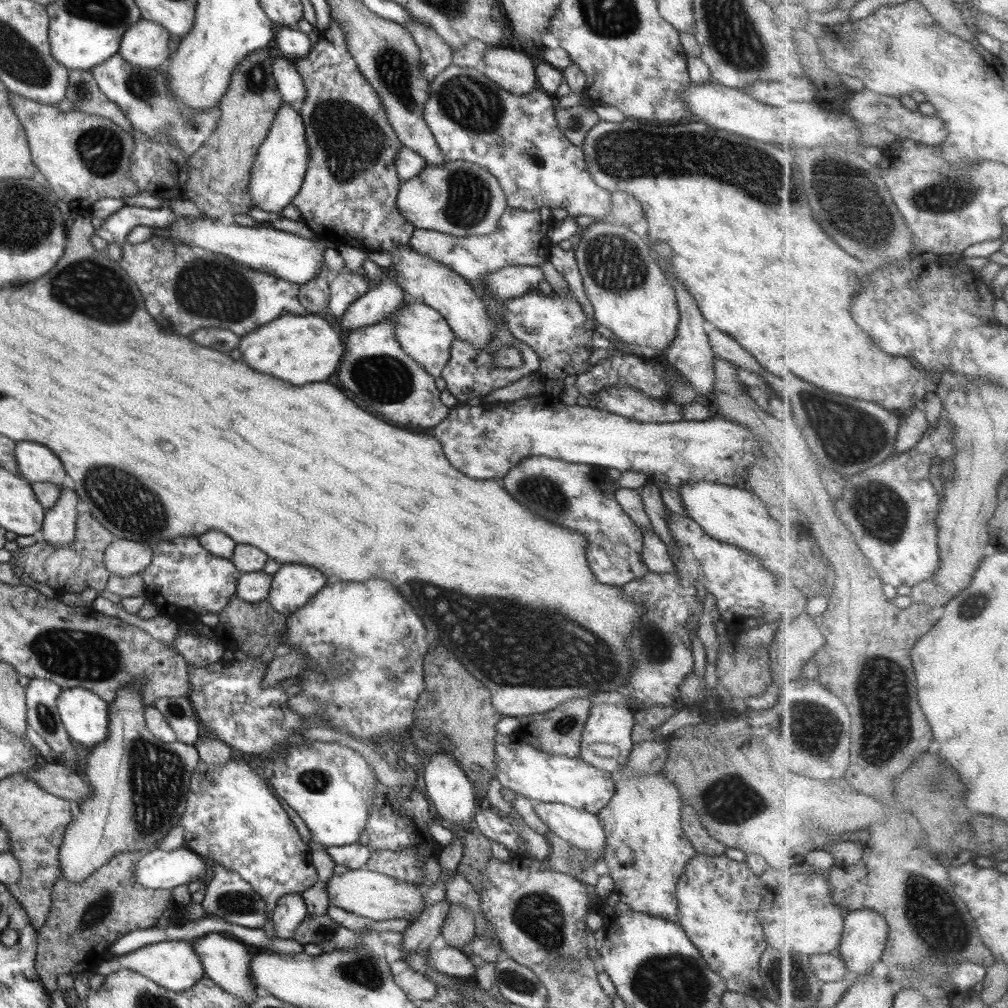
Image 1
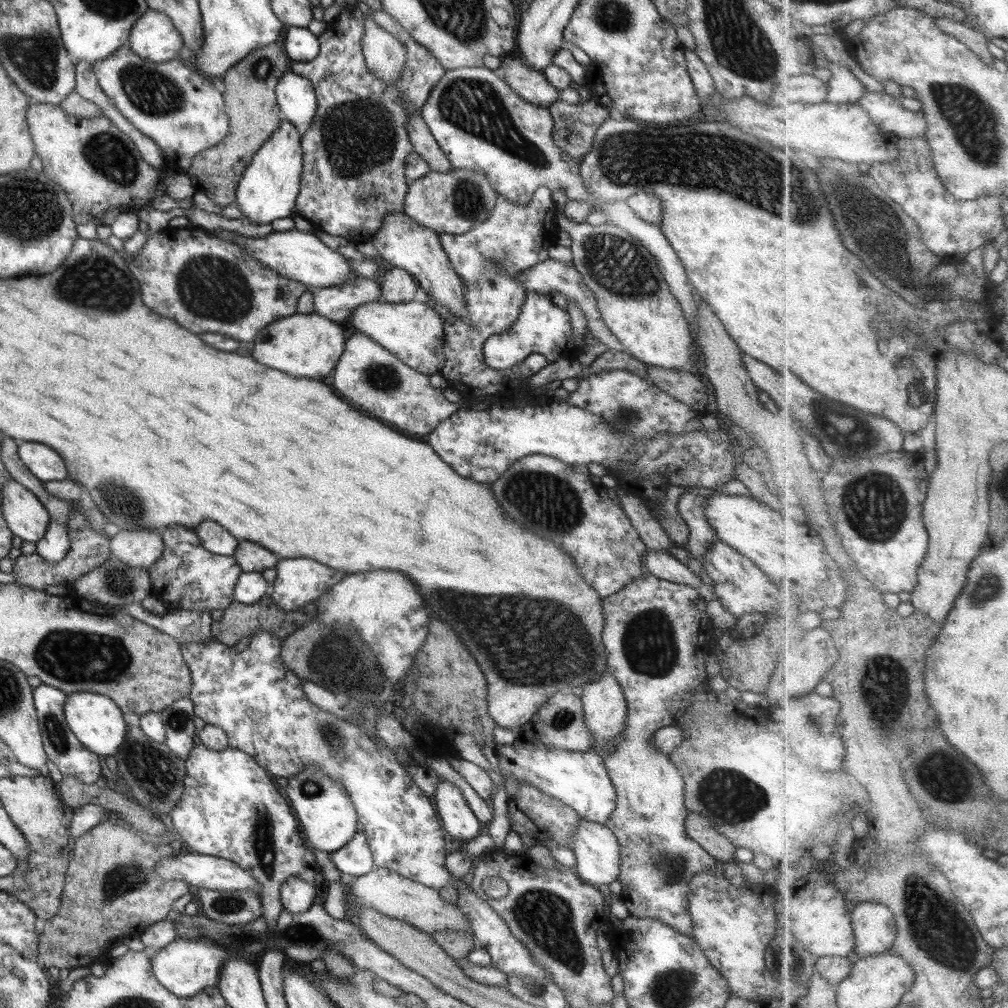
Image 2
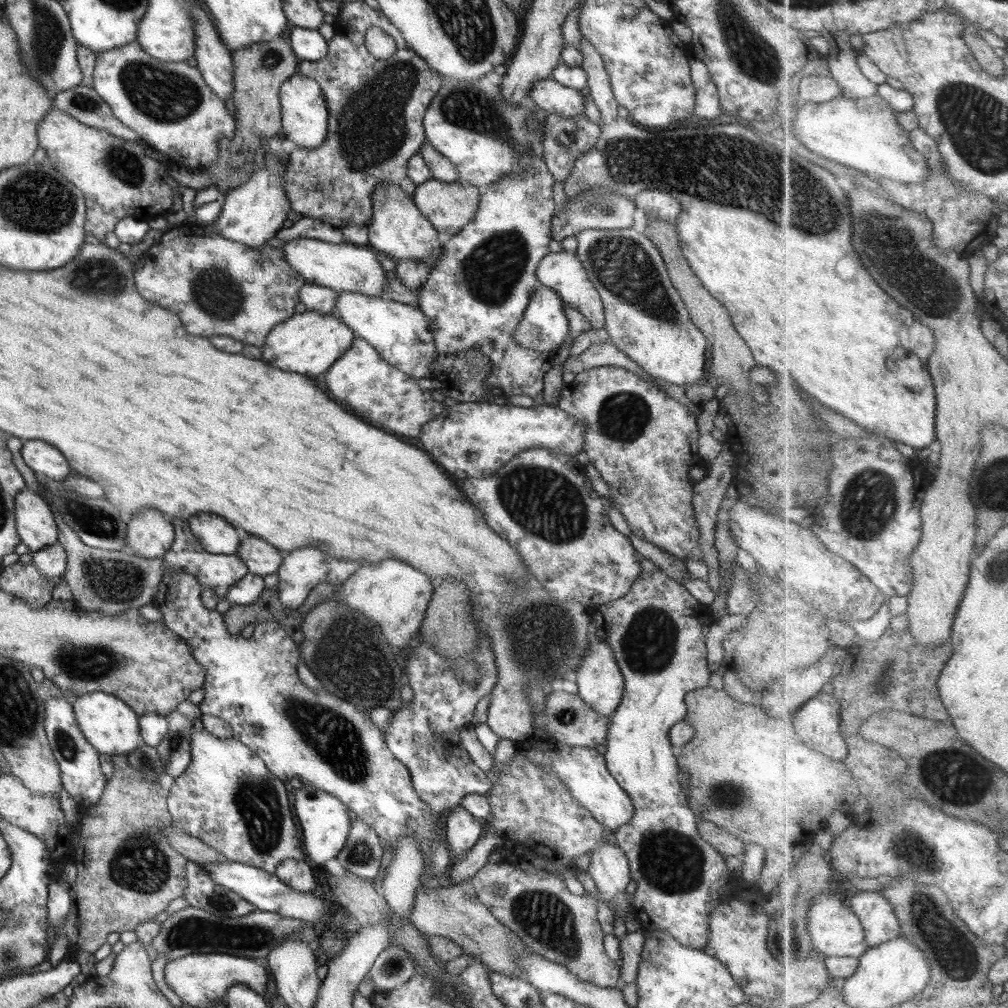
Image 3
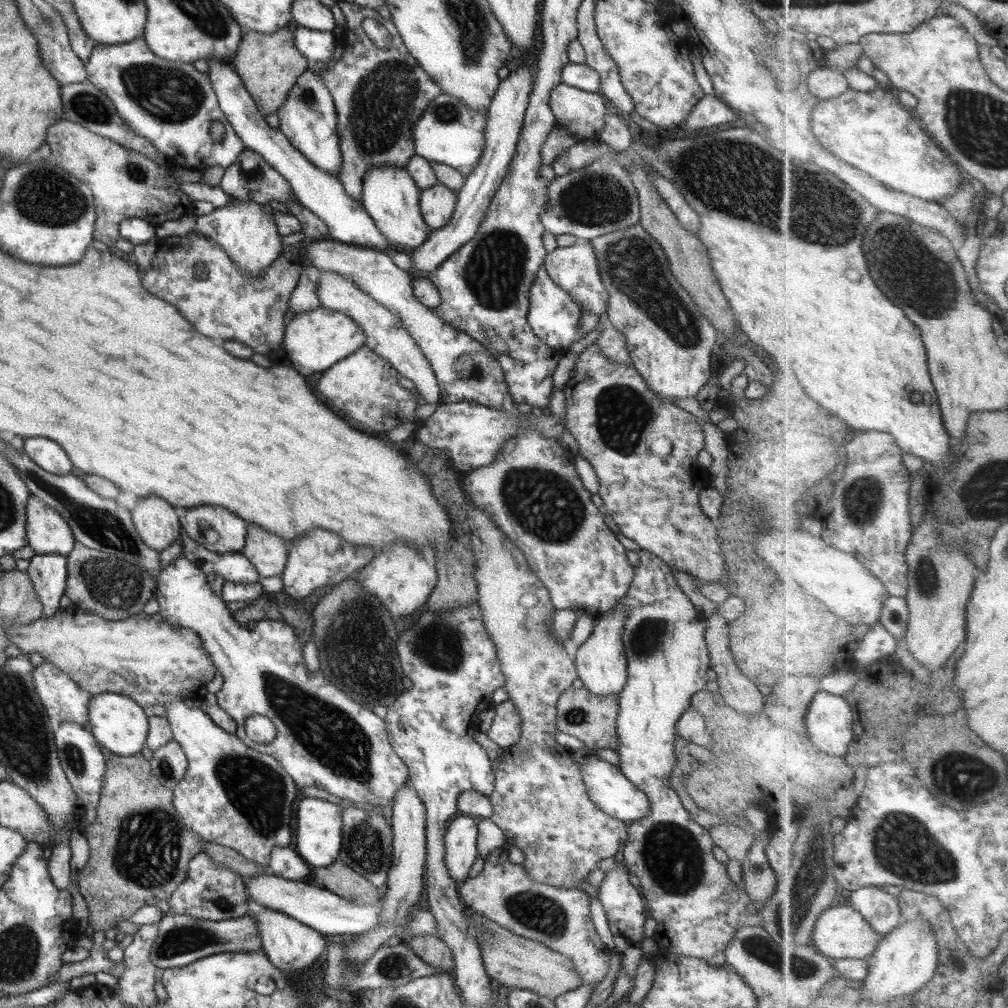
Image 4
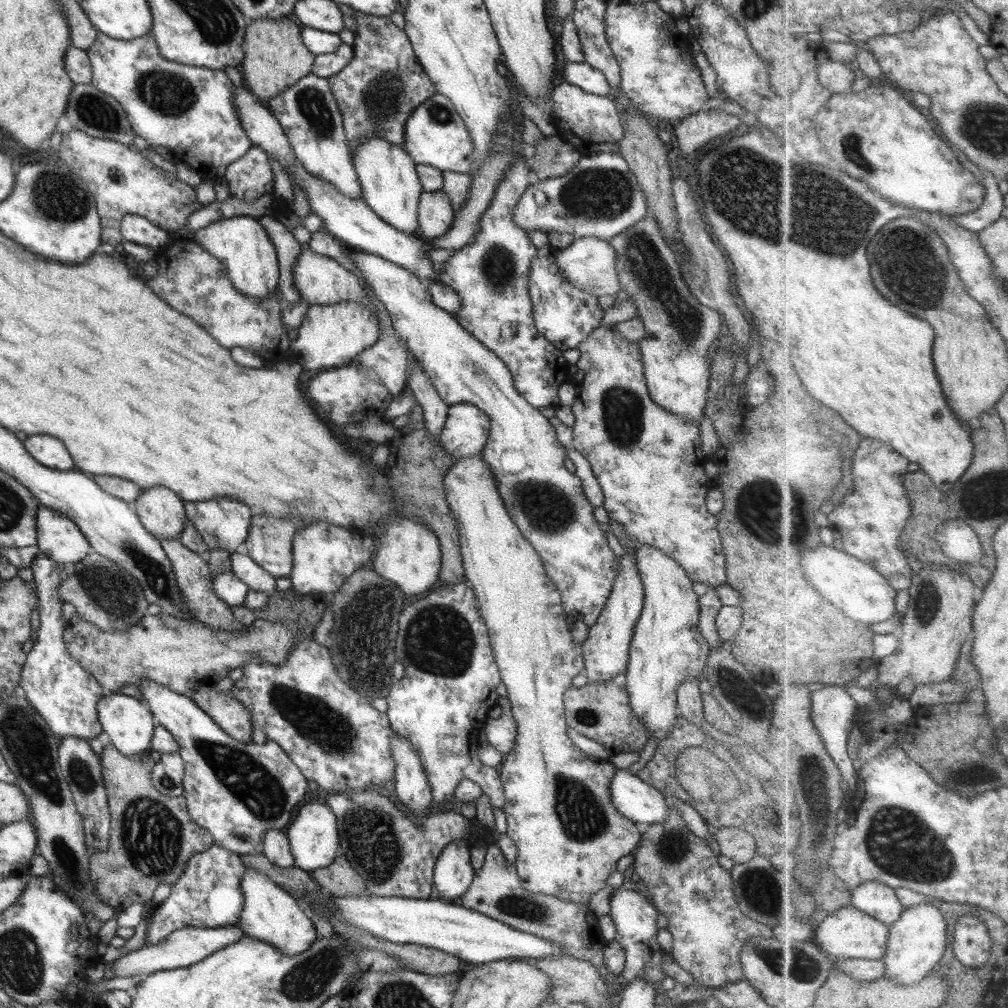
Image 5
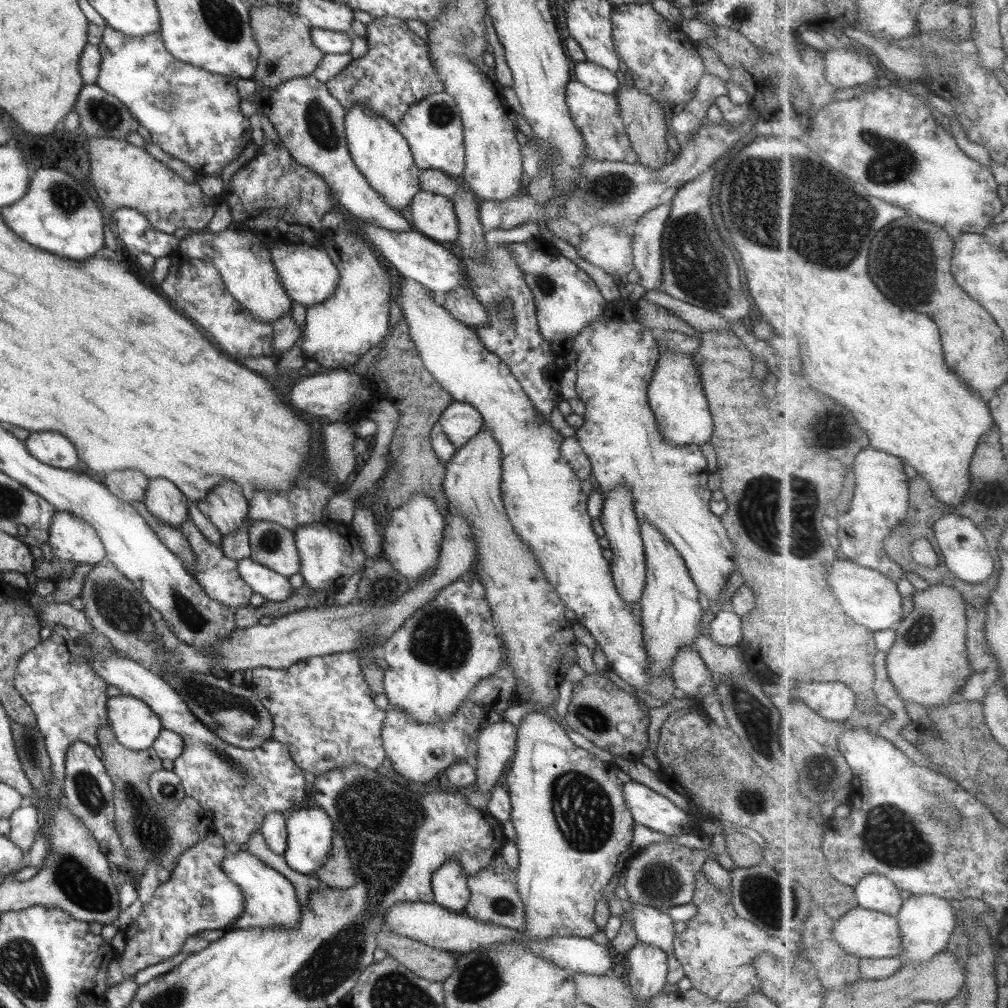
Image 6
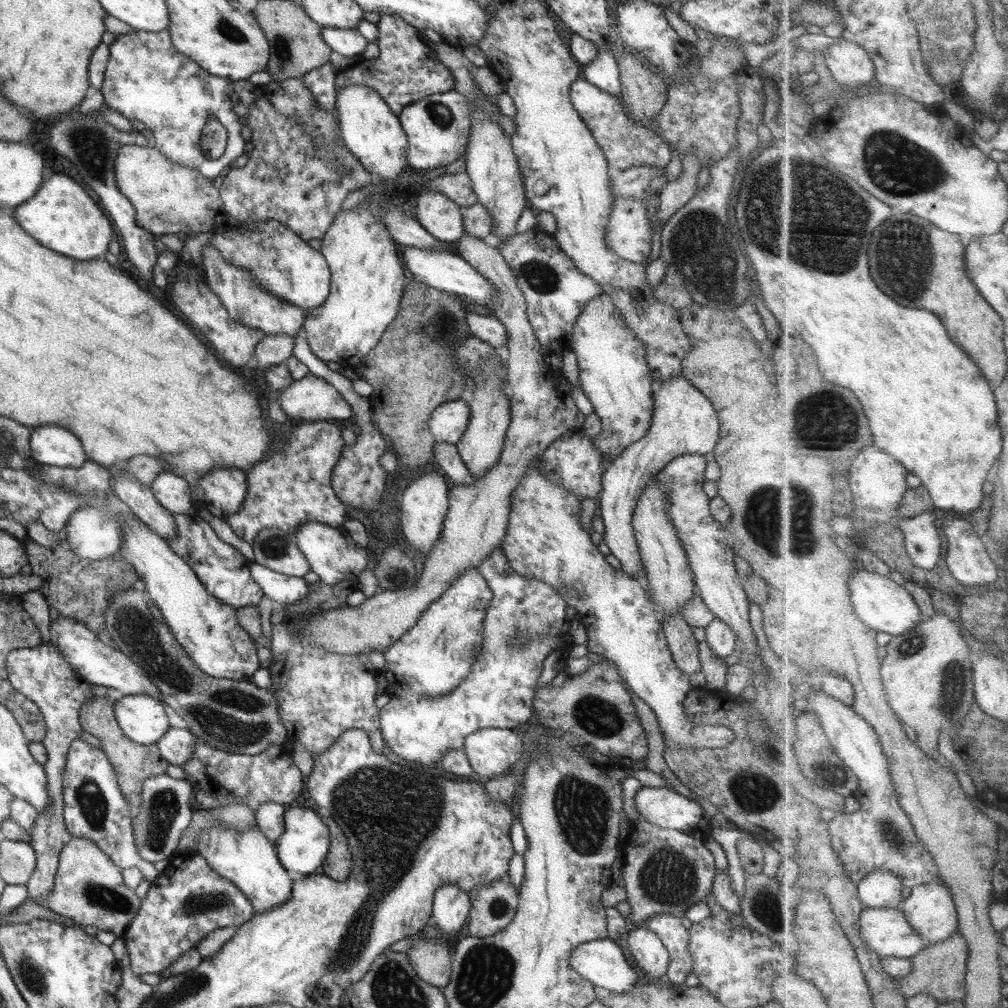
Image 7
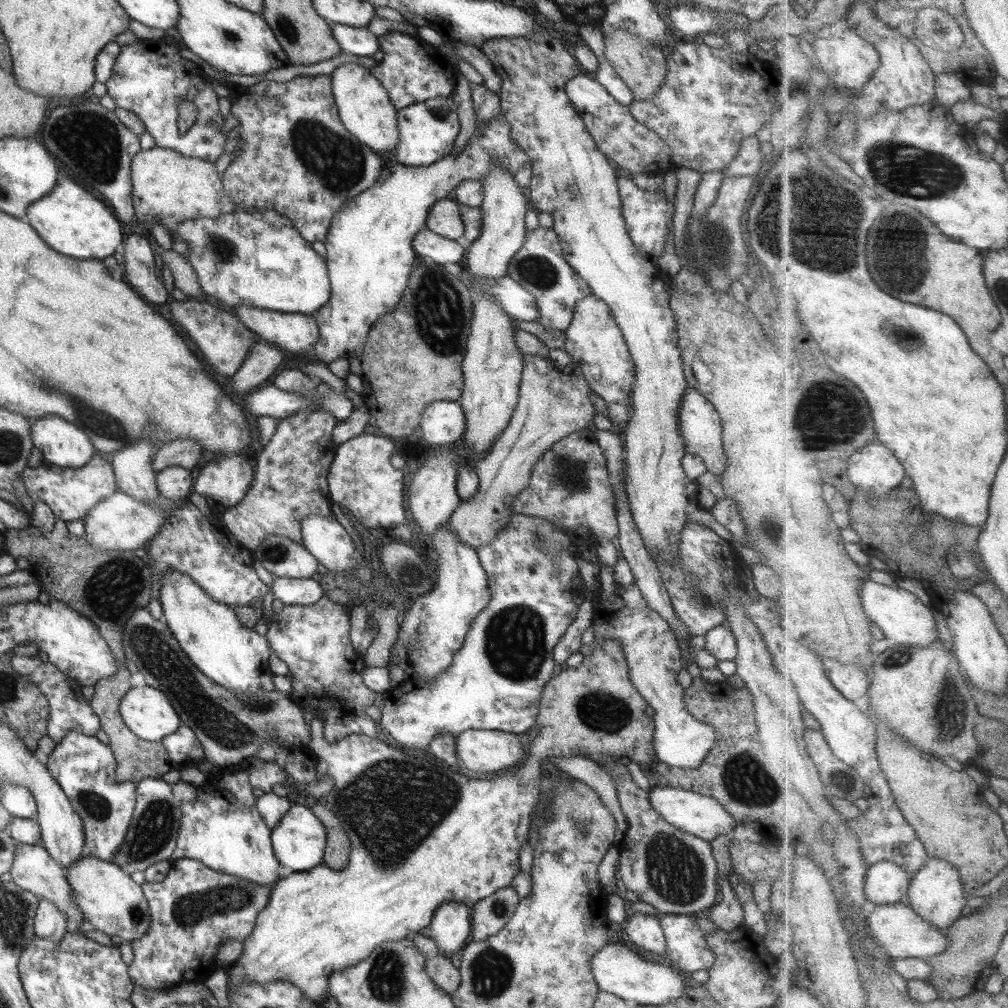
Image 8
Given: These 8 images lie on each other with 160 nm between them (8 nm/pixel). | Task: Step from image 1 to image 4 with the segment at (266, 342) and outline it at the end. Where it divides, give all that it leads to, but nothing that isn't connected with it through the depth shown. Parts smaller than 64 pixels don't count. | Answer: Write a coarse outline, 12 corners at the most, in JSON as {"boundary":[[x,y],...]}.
{"boundary":[[295,314],[277,356],[304,376],[366,346],[349,316]]}

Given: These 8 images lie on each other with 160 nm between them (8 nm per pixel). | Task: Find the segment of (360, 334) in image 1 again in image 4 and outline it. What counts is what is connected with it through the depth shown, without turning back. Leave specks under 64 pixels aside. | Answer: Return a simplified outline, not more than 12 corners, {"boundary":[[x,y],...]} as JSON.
{"boundary":[[369,347],[316,390],[358,428],[415,422],[414,391]]}

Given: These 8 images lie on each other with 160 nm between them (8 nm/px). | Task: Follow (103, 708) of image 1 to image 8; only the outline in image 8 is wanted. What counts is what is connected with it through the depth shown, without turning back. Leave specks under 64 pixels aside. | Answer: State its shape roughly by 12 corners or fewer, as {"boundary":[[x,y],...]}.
{"boundary":[[153,686],[132,687],[119,704],[142,740],[161,741],[182,724]]}

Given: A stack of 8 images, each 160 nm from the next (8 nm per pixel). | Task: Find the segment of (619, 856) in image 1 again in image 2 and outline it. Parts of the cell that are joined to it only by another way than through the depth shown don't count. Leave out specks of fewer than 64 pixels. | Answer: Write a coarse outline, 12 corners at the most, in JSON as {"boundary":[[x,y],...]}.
{"boundary":[[649,572],[602,601],[628,707],[603,757],[630,915],[692,926],[718,861],[651,740],[708,689],[715,618]]}

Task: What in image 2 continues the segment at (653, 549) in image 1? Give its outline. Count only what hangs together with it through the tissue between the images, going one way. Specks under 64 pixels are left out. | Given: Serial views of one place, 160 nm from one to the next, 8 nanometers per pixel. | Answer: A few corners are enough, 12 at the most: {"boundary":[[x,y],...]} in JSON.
{"boundary":[[648,549],[647,572],[698,590],[701,581],[668,551]]}

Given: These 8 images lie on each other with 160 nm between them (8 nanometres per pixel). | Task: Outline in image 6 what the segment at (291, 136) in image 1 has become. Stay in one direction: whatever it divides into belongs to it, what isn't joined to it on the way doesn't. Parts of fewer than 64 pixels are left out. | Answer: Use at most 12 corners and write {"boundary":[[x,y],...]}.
{"boundary":[[231,223],[176,251],[209,260],[256,321],[291,314],[266,242]]}

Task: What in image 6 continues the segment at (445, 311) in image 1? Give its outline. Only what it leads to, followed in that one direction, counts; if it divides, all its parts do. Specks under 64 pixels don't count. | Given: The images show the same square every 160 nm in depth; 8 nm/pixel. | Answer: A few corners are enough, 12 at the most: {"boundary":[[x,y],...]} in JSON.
{"boundary":[[347,110],[349,153],[392,210],[407,214],[421,168],[397,126]]}

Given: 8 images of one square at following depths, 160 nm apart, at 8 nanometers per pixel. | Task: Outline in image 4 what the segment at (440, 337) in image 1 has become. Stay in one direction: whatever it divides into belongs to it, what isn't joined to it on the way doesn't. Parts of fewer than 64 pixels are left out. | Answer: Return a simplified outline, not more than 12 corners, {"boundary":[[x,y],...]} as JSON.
{"boundary":[[321,272],[321,306],[349,316],[366,346],[441,404],[436,375],[384,305],[334,272]]}

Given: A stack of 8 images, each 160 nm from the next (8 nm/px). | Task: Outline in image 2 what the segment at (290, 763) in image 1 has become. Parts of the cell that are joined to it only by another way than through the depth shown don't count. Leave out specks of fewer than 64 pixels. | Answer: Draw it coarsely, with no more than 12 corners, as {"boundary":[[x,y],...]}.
{"boundary":[[316,767],[287,780],[308,846],[328,854],[357,832],[342,783]]}

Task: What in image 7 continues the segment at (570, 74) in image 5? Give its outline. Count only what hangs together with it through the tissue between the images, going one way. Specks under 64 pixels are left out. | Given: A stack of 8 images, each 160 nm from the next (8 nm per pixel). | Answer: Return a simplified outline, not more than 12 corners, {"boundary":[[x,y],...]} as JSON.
{"boundary":[[617,47],[599,50],[582,76],[620,97]]}

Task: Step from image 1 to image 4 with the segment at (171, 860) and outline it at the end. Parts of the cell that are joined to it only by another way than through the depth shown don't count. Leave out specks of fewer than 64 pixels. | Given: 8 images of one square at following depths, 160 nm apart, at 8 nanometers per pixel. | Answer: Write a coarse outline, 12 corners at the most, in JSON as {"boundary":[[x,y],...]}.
{"boundary":[[260,874],[247,895],[323,935],[369,933],[381,900],[356,903]]}

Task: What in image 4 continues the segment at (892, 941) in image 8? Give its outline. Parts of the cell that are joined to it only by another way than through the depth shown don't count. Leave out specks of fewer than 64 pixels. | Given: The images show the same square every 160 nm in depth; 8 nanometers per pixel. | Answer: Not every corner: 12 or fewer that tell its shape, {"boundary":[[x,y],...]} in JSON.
{"boundary":[[842,901],[821,914],[814,944],[835,961],[869,959],[884,935]]}

